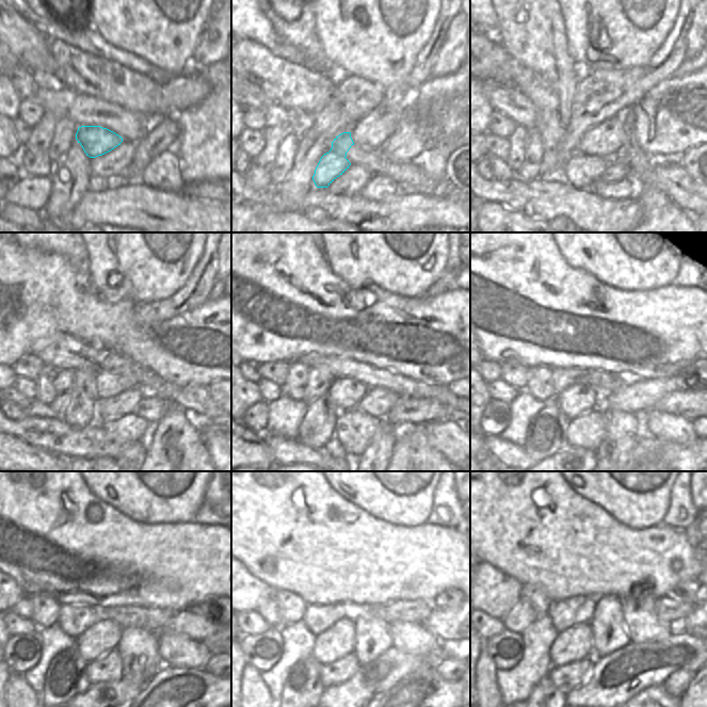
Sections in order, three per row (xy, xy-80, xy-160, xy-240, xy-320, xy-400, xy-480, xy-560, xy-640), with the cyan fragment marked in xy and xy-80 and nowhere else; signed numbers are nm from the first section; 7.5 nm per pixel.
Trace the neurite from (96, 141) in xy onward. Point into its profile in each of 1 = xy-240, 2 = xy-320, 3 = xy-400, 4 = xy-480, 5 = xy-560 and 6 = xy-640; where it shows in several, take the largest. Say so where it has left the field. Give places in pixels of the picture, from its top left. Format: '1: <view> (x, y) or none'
1: xy-240 (124, 403)
2: xy-320 (378, 401)
3: xy-400 (639, 397)
4: xy-480 (189, 622)
5: xy-560 (448, 624)
6: xy-640 (687, 625)

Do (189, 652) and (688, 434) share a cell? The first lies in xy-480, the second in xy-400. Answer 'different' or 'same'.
same

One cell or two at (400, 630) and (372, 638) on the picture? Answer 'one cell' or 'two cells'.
two cells

